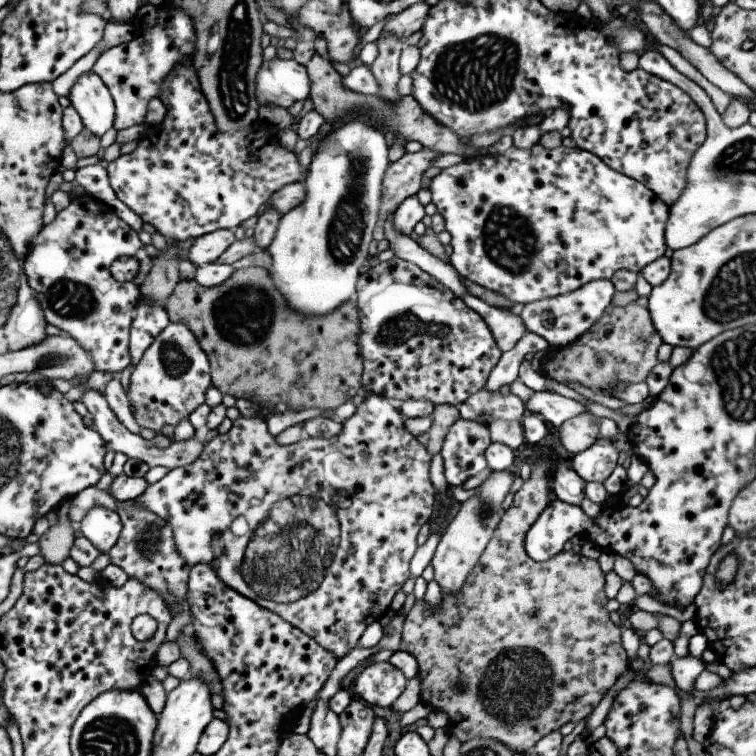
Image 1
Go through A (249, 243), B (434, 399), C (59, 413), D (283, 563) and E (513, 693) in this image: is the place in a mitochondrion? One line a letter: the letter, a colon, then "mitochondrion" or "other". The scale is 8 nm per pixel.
A: other
B: other
C: other
D: mitochondrion
E: mitochondrion

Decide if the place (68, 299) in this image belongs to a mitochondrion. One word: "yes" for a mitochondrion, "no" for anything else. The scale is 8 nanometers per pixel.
yes

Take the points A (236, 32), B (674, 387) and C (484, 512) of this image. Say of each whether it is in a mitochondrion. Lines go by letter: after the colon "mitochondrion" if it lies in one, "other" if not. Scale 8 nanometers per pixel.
A: mitochondrion
B: other
C: mitochondrion

